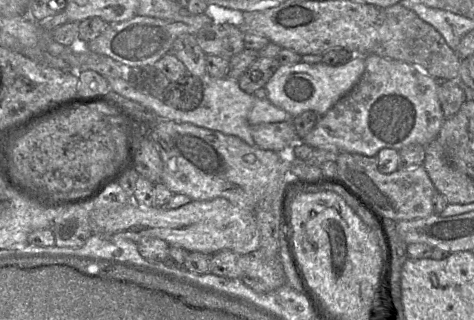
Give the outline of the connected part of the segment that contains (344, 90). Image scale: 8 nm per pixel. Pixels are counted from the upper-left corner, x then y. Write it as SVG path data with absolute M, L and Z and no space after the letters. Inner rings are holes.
M356 55L349 62L330 66L324 62L310 64L303 61L292 65L280 65L266 83L264 89L268 100L295 117L307 110L323 116L334 104L352 90L365 70L365 58Z

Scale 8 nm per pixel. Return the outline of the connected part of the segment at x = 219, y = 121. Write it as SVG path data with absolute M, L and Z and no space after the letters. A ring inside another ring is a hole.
M206 70L200 79L204 86L203 98L199 106L191 111L175 109L164 103L161 97L154 97L146 92L140 92L121 78L108 79L107 81L110 86L110 91L123 98L140 103L146 110L159 117L173 120L176 123L188 123L226 135L237 136L245 143L254 146L250 123L248 121L248 114L255 99L254 95L244 92L236 80L230 79L229 77L219 79L212 78Z

